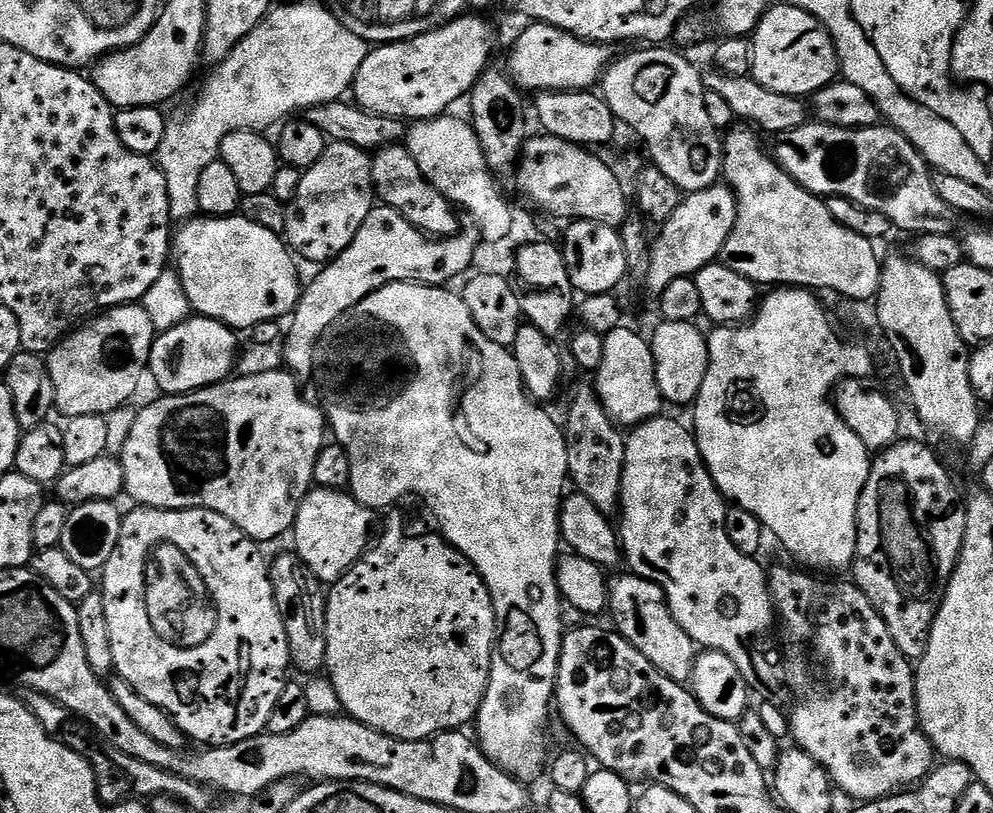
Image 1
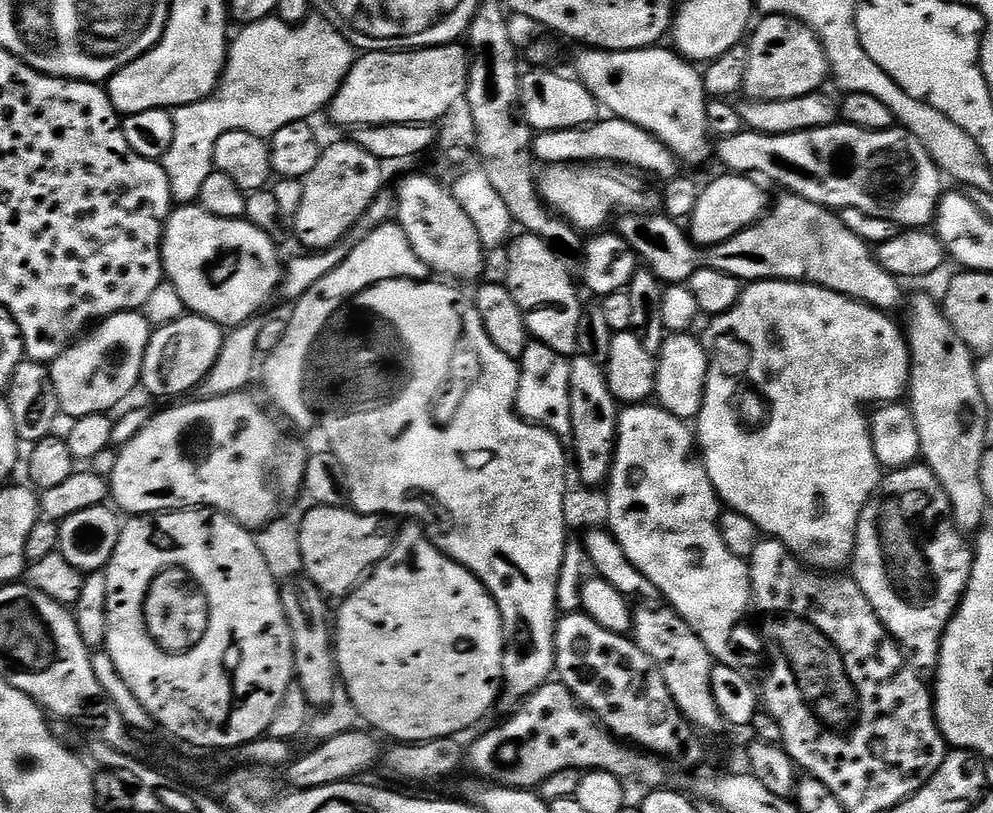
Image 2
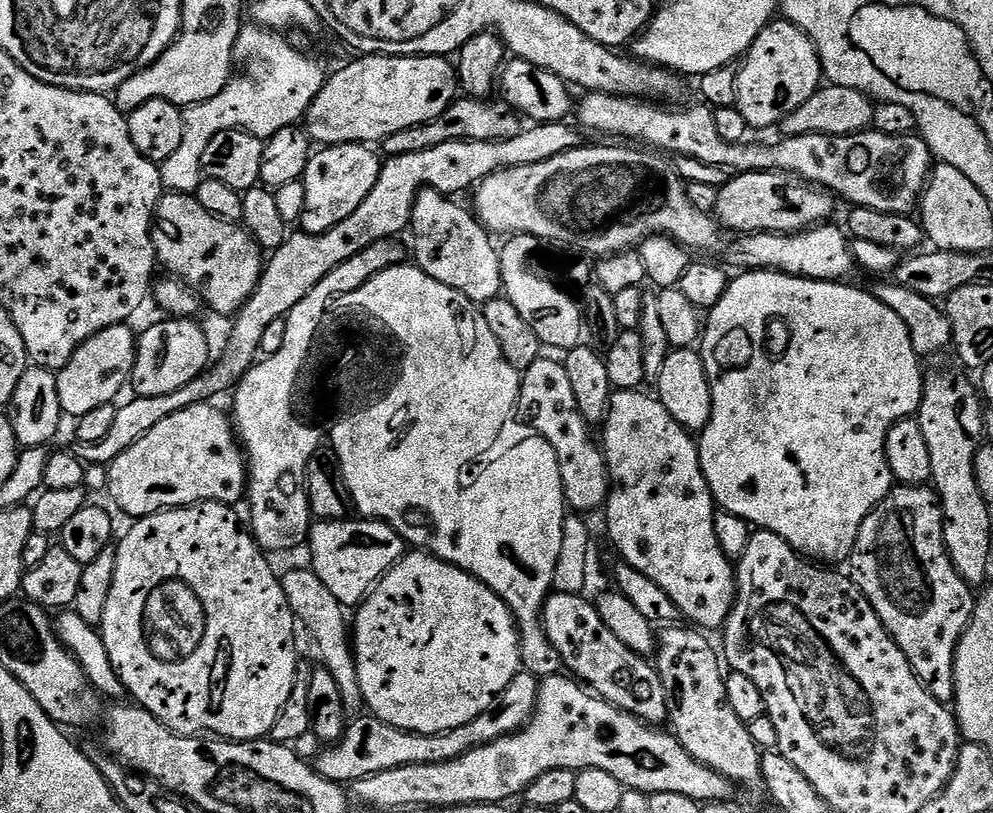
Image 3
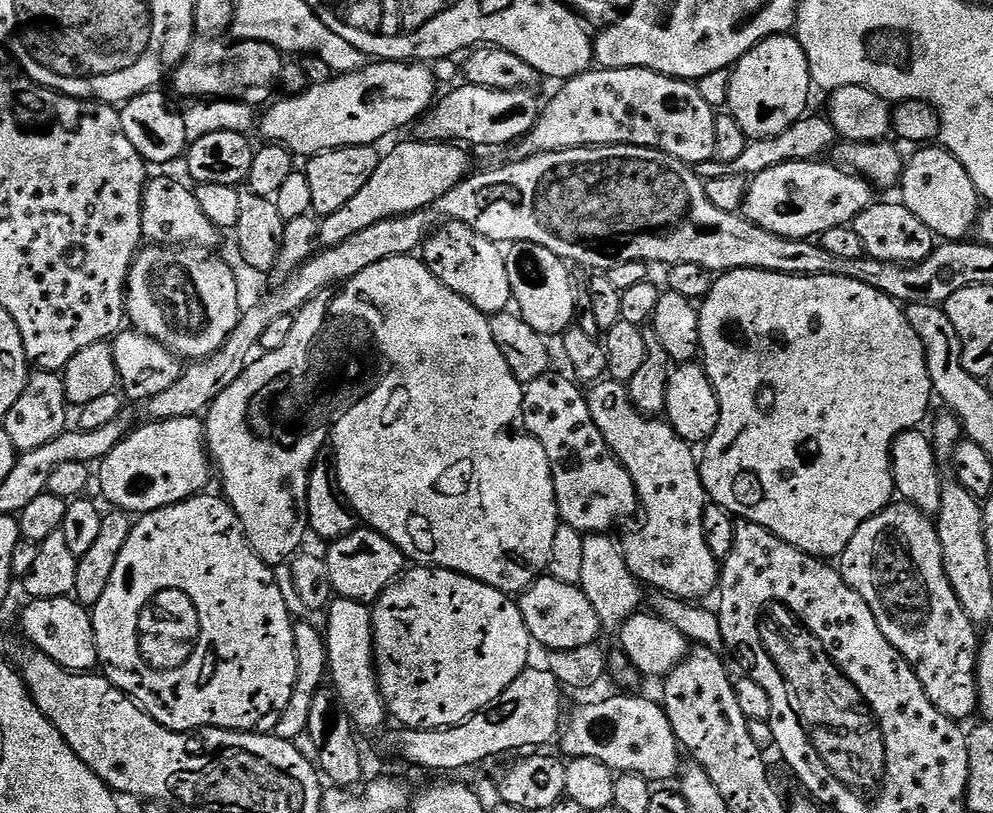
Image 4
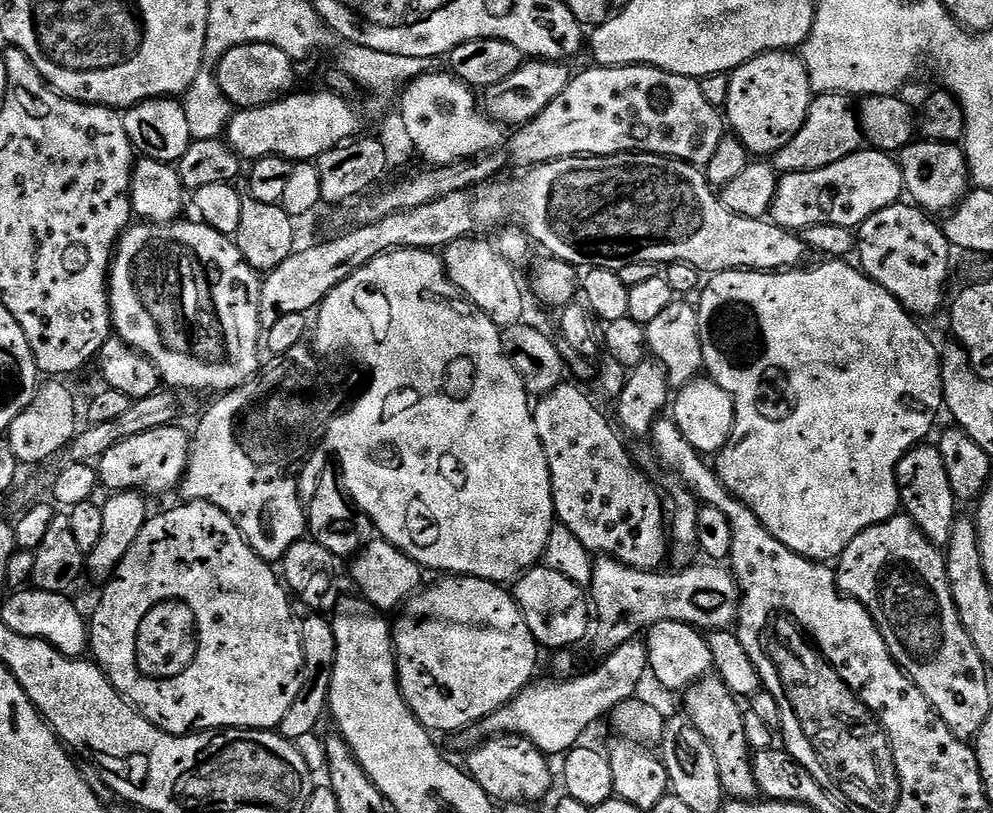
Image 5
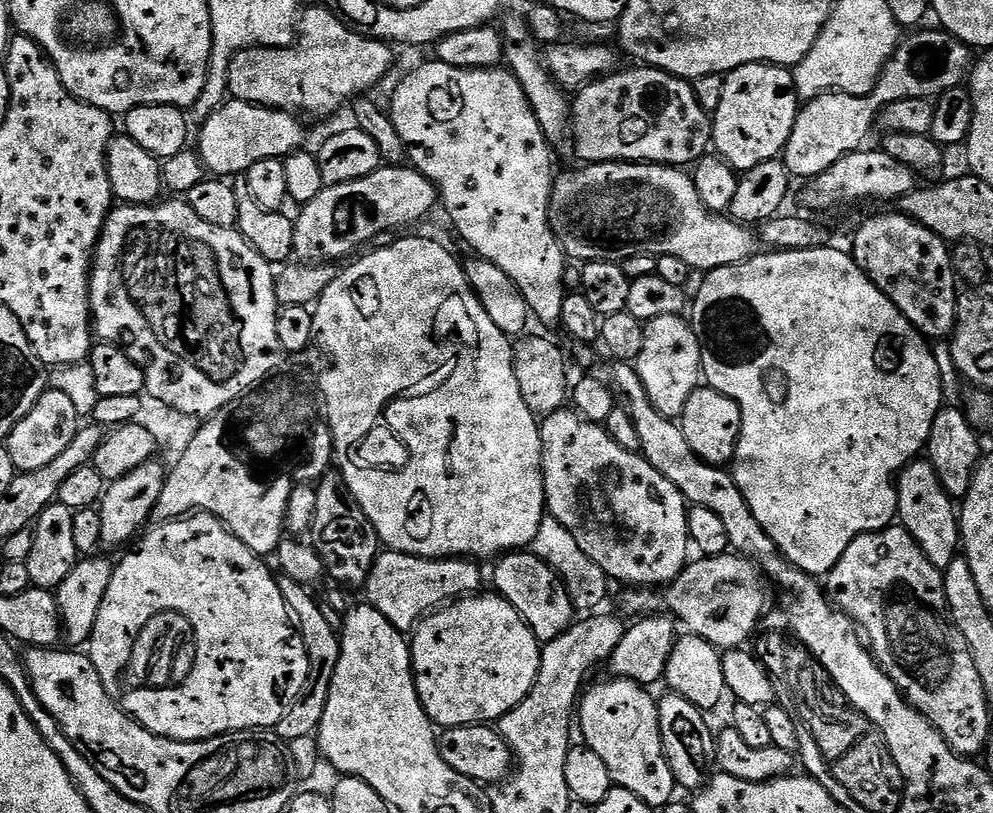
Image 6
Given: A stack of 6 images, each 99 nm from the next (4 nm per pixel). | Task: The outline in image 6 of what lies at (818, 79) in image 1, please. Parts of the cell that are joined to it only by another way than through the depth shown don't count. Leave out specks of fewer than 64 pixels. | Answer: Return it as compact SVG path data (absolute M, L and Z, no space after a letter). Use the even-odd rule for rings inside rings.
M747 64L746 66L738 66L732 72L724 76L724 89L722 90L722 103L718 105L718 110L712 116L712 144L714 145L715 155L736 170L737 173L743 174L751 170L754 166L758 166L767 160L775 160L781 155L786 146L786 142L790 138L790 130L794 130L794 122L796 121L796 113L800 111L802 101L796 94L794 86L794 78L791 71L787 67L778 64Z

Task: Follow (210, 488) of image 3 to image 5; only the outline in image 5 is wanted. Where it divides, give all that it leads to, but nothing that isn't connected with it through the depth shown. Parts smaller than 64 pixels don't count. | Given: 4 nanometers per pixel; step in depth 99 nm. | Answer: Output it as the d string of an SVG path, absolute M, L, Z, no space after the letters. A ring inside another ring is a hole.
M180 426L155 428L146 430L146 434L134 434L134 438L126 438L118 442L118 446L110 446L106 454L98 461L98 480L113 493L168 492L177 487L188 469L189 433L184 433Z

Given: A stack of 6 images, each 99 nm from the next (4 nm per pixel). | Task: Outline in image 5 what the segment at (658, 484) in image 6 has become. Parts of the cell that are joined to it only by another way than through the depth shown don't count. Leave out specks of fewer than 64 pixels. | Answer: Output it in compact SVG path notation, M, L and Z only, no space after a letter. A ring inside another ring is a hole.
M571 382L559 384L535 401L532 421L552 475L556 520L566 525L570 534L574 534L574 538L578 538L578 542L582 542L582 546L586 546L589 552L601 552L601 557L617 560L620 564L643 572L651 572L661 567L660 559L664 556L666 508L664 512L659 490L648 481L642 469L636 468L631 454L624 449L625 441L618 435L613 421L609 417L608 420L592 405L591 398Z

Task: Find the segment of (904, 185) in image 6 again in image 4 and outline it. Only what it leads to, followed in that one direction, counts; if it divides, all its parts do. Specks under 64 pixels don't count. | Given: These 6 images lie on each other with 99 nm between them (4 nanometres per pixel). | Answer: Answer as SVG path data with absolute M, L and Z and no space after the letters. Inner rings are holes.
M799 160L762 170L762 174L751 177L742 212L767 232L791 240L812 240L826 230L834 230L834 226L851 225L862 210L874 203L872 195L872 185L861 176L844 172L831 162Z

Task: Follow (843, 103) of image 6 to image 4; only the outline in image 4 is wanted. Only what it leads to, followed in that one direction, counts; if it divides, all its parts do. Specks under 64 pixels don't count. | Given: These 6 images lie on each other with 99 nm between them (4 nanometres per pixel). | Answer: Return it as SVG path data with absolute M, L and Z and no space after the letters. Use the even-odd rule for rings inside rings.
M805 115L790 130L778 134L774 138L765 140L754 140L748 142L745 150L738 158L728 163L721 163L720 160L713 158L704 164L695 165L694 171L701 180L710 178L722 178L723 176L747 176L749 178L762 174L762 170L770 170L779 164L786 162L798 162L799 160L820 160L824 155L831 153L838 137L834 126L828 121L827 115L812 116Z

